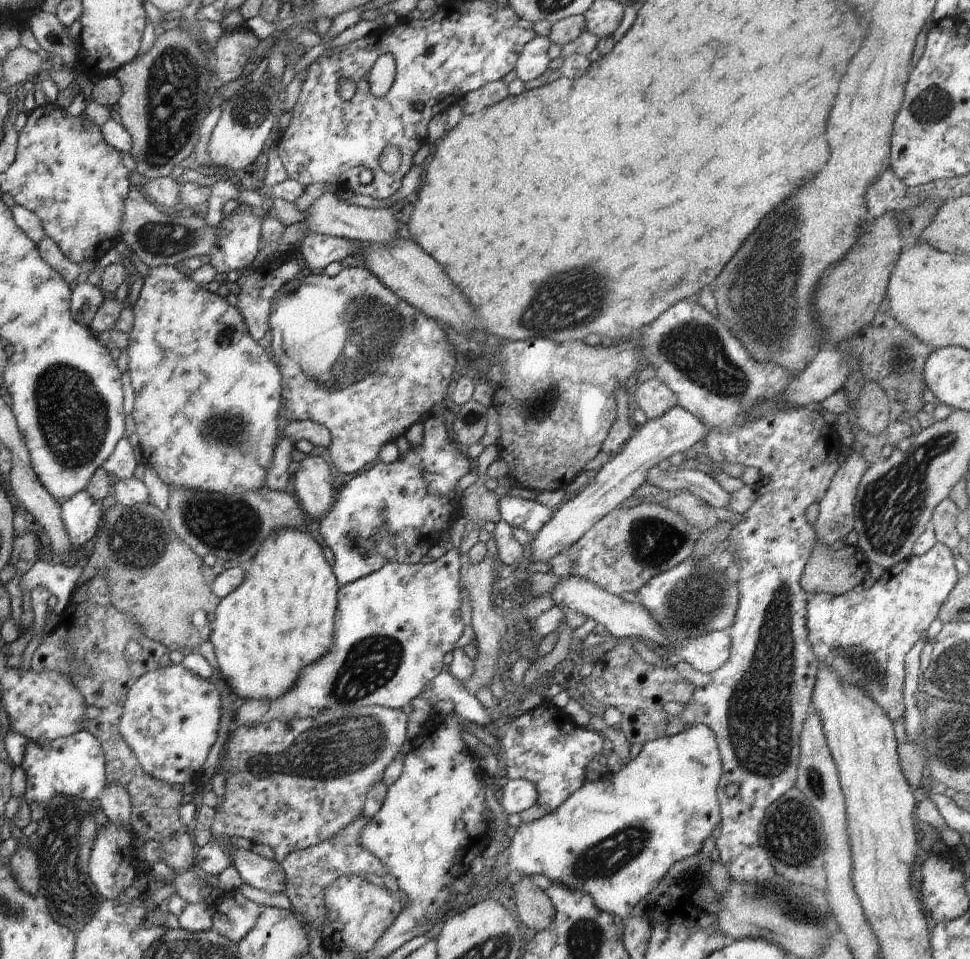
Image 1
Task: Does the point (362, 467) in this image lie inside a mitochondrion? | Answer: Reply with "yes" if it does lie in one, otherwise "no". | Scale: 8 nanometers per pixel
no

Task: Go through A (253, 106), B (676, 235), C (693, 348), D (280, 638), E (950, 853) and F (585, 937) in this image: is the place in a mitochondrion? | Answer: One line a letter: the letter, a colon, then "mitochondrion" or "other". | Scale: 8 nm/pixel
A: mitochondrion
B: other
C: mitochondrion
D: other
E: other
F: mitochondrion

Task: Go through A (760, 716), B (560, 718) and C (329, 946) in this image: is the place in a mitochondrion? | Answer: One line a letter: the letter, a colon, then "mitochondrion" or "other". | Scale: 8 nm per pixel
A: mitochondrion
B: other
C: other

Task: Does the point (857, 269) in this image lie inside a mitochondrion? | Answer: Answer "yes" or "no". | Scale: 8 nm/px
no

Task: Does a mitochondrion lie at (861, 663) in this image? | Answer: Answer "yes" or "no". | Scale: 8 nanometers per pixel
yes

